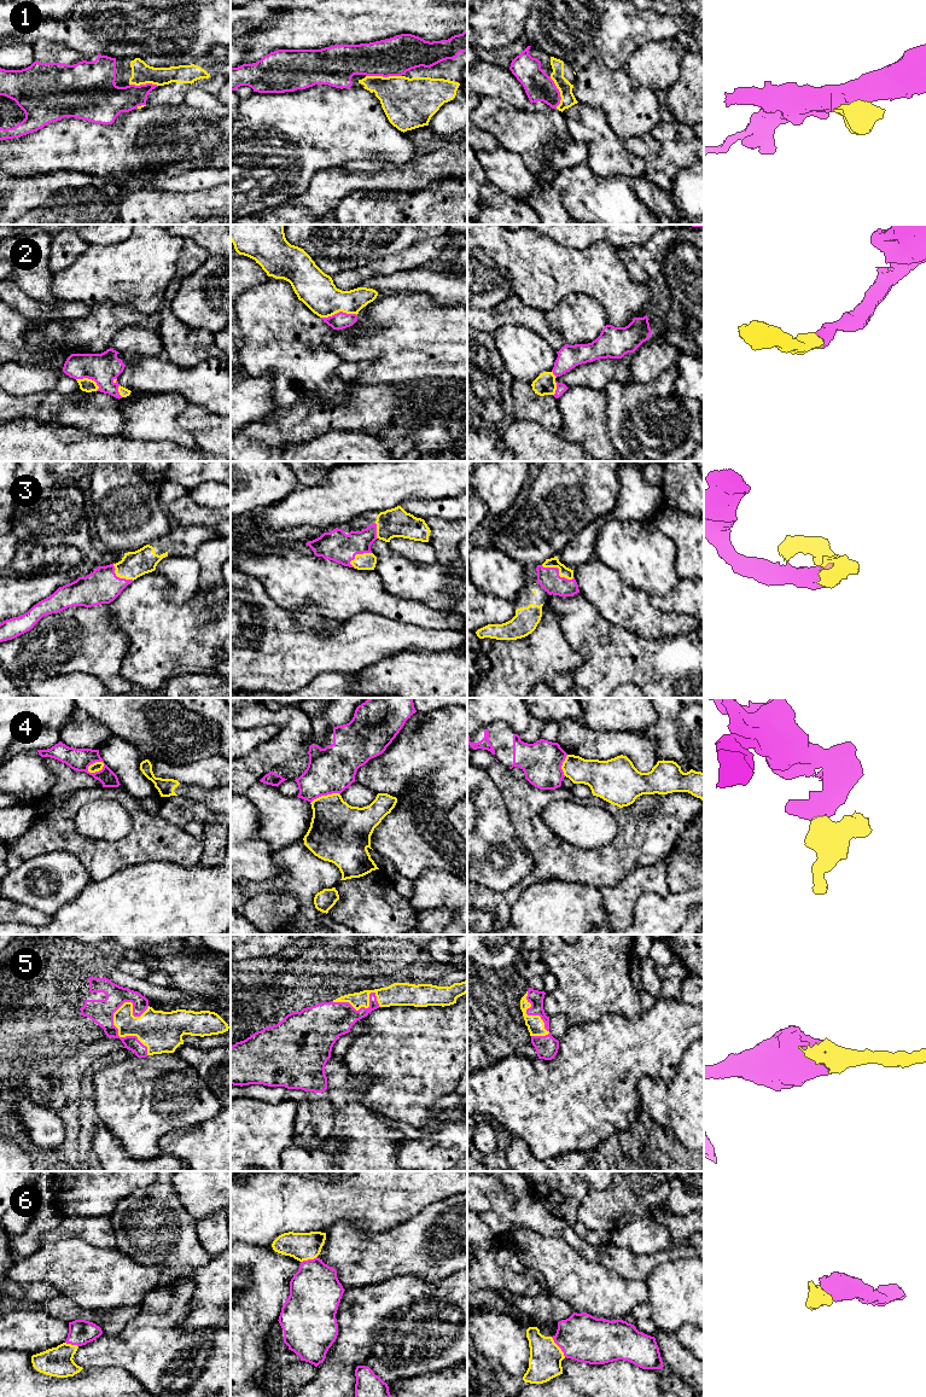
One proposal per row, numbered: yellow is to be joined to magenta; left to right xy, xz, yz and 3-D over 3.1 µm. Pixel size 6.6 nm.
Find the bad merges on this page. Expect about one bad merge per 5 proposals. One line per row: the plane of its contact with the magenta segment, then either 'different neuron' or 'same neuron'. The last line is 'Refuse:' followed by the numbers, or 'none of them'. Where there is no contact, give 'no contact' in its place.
1: meets magenta in xz; same neuron
2: meets magenta in xz; same neuron
3: meets magenta in yz; same neuron
4: meets magenta in xy; different neuron
5: meets magenta in xy; same neuron
6: meets magenta in yz; same neuron
Refuse: 4

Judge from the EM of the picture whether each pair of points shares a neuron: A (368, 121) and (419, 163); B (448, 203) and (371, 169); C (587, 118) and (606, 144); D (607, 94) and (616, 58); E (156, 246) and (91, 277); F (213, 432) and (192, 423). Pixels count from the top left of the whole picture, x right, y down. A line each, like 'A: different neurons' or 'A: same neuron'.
A: different neurons
B: different neurons
C: same neuron
D: different neurons
E: same neuron
F: same neuron

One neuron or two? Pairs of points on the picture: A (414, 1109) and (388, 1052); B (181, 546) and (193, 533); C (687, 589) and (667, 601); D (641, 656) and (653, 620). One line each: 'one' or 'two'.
A: one
B: one
C: one
D: two

